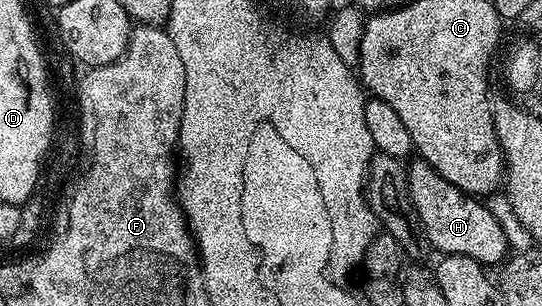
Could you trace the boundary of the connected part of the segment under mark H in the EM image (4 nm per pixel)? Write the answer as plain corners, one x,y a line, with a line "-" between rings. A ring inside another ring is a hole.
421,158
409,161
406,181
410,191
410,205
418,215
425,243
429,247
431,244
438,254
467,256
483,266
498,266
507,259
508,247
504,231
496,218
489,213
485,203
466,195
456,186
452,186
452,182
440,178
440,174
436,174
436,170
432,170
432,166
428,166
428,162

